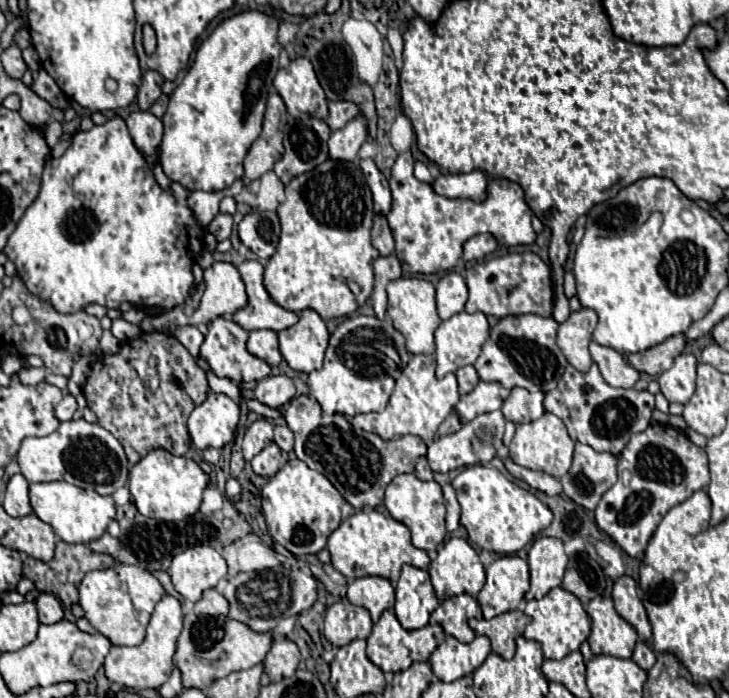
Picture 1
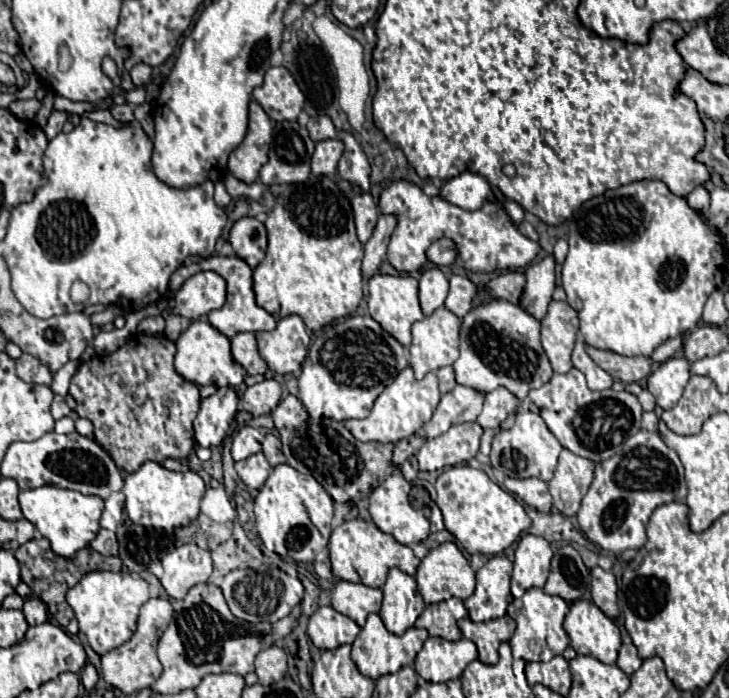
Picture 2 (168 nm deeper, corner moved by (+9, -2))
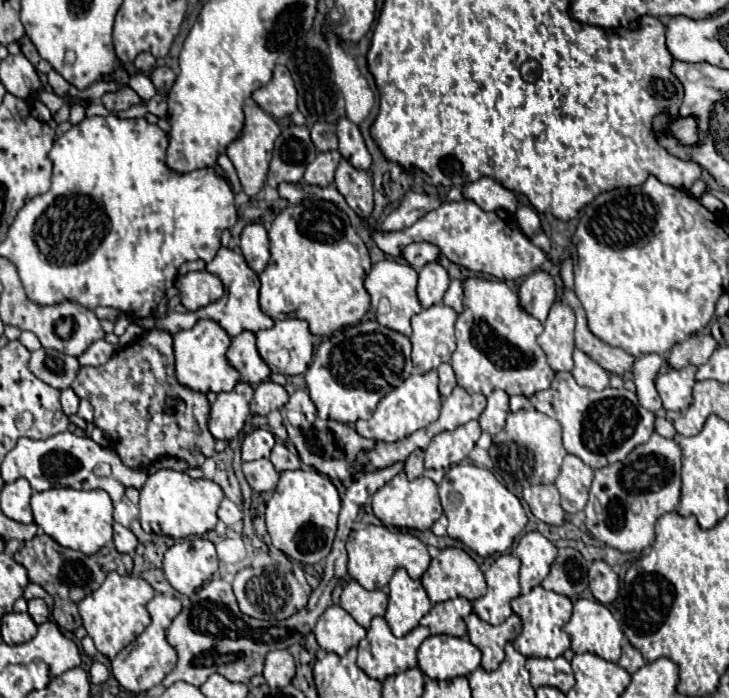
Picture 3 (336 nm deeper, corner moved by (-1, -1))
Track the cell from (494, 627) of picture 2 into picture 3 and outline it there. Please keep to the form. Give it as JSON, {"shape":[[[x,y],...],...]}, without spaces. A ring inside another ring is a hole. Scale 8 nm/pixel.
{"shape":[[[476,613],[464,617],[468,625],[470,643],[482,651],[482,669],[494,671],[504,659],[504,645],[514,641],[522,629],[522,623],[515,614],[510,615],[500,625],[490,625],[482,621]]]}

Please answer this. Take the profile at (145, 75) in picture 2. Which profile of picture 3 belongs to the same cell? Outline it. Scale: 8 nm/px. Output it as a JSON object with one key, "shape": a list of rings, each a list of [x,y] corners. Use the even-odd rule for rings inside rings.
{"shape":[[[140,53],[140,57],[136,57],[134,65],[136,65],[142,73],[148,73],[148,71],[156,65],[156,59],[154,59],[150,53]]]}

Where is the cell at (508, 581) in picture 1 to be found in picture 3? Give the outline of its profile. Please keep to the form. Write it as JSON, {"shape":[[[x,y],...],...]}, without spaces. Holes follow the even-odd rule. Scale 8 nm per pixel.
{"shape":[[[504,553],[484,573],[488,591],[484,597],[472,603],[474,613],[482,621],[490,625],[498,625],[512,615],[510,601],[520,595],[518,569],[520,569],[520,559],[514,557],[512,553]]]}

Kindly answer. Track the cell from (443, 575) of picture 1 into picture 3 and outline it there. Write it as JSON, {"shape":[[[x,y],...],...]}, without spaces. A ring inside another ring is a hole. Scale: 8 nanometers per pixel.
{"shape":[[[458,547],[442,549],[422,575],[422,587],[432,603],[466,597],[474,601],[486,593],[486,581],[478,563]]]}

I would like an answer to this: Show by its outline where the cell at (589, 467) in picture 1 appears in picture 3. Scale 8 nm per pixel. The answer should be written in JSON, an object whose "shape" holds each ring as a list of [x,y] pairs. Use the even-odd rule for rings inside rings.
{"shape":[[[566,455],[560,475],[556,477],[554,485],[562,497],[562,509],[566,513],[578,513],[584,509],[588,501],[588,491],[592,483],[594,471],[582,463],[576,455]]]}

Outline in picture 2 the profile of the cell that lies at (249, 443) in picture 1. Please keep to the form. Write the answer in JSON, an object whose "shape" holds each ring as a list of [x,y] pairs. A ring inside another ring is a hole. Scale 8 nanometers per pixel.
{"shape":[[[244,426],[236,436],[232,444],[232,458],[234,460],[244,460],[250,454],[256,454],[262,450],[262,434],[260,430],[252,426]]]}

